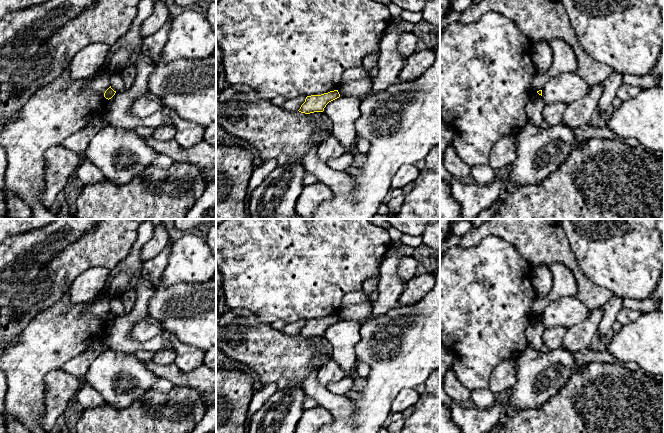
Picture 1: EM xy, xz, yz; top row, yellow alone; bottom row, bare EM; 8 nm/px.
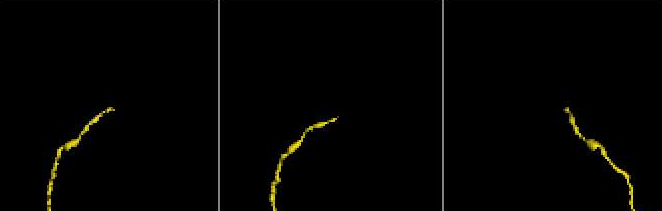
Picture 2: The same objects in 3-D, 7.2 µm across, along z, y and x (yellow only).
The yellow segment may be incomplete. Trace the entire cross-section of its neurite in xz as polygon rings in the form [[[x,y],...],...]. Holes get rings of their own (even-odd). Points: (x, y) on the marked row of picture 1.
[[[338,90],[330,91],[321,95],[307,96],[305,102],[301,105],[298,111],[305,114],[323,112],[329,102],[339,97],[340,94]]]

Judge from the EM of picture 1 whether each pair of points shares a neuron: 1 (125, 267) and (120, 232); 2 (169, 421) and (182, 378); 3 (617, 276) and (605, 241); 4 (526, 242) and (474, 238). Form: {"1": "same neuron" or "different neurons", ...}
{"1": "different neurons", "2": "different neurons", "3": "same neuron", "4": "same neuron"}

